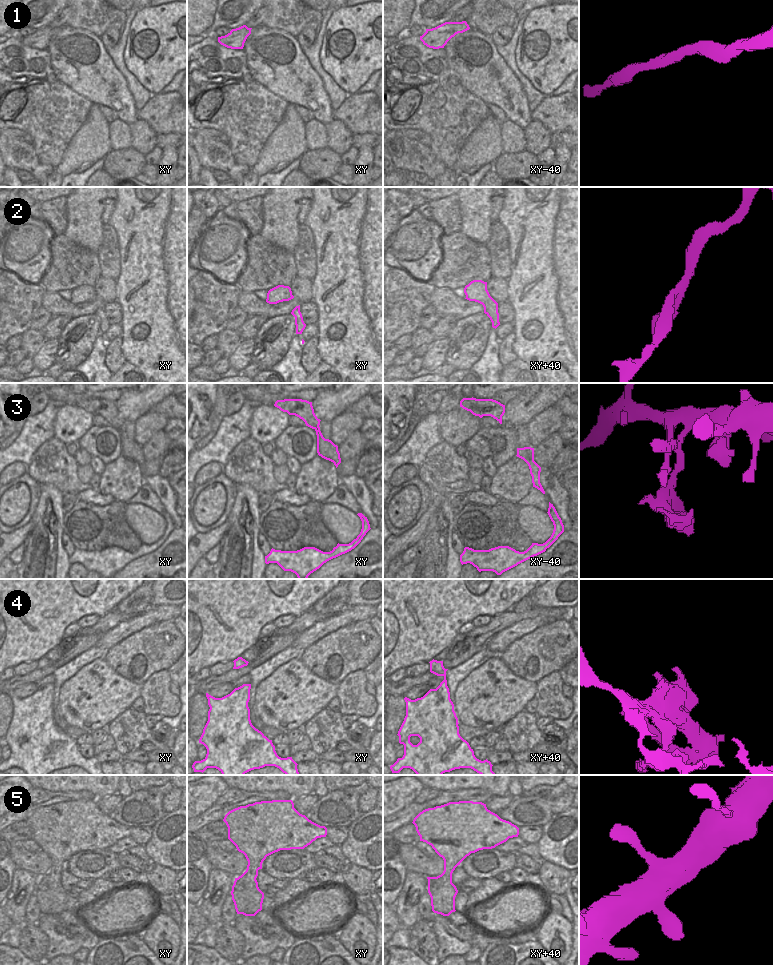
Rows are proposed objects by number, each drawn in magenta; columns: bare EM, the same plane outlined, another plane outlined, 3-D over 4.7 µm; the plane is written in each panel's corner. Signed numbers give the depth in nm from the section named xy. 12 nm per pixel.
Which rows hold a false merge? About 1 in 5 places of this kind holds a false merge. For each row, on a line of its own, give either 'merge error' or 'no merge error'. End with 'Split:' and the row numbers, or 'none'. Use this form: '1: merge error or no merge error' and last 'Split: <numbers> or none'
1: no merge error
2: no merge error
3: merge error
4: merge error
5: no merge error
Split: 3, 4

